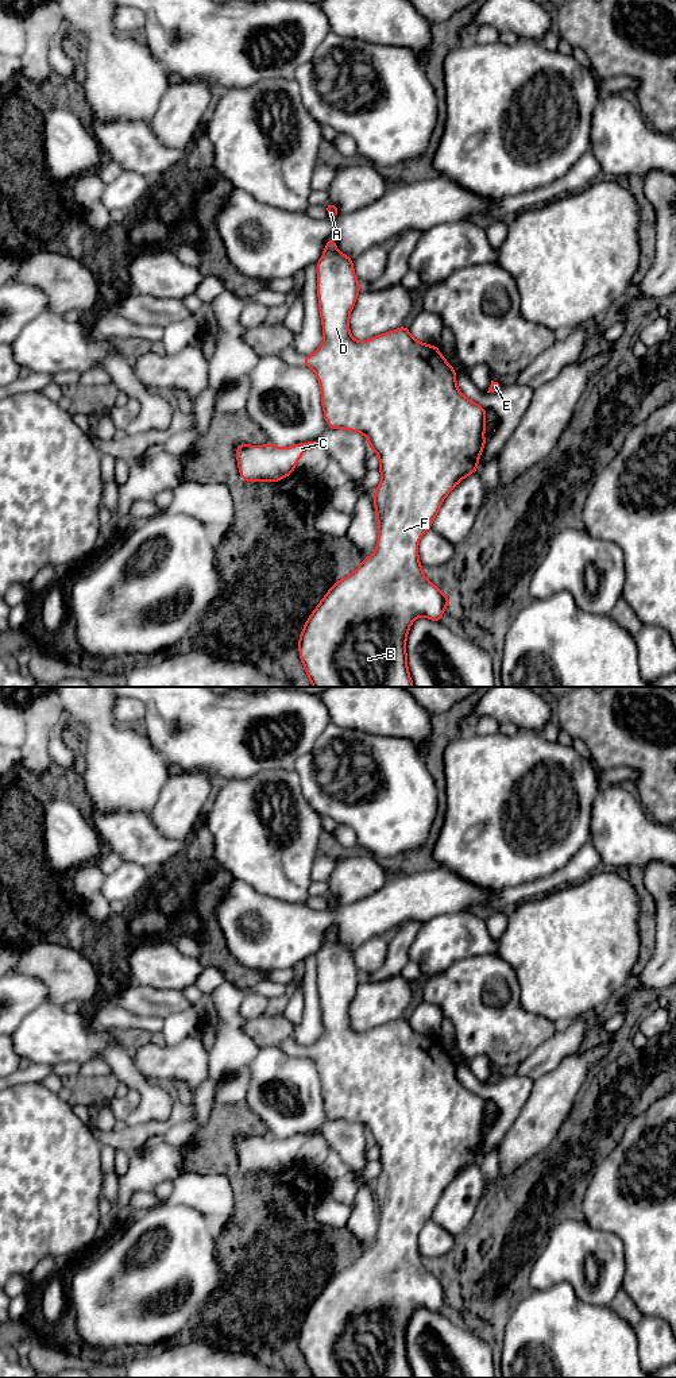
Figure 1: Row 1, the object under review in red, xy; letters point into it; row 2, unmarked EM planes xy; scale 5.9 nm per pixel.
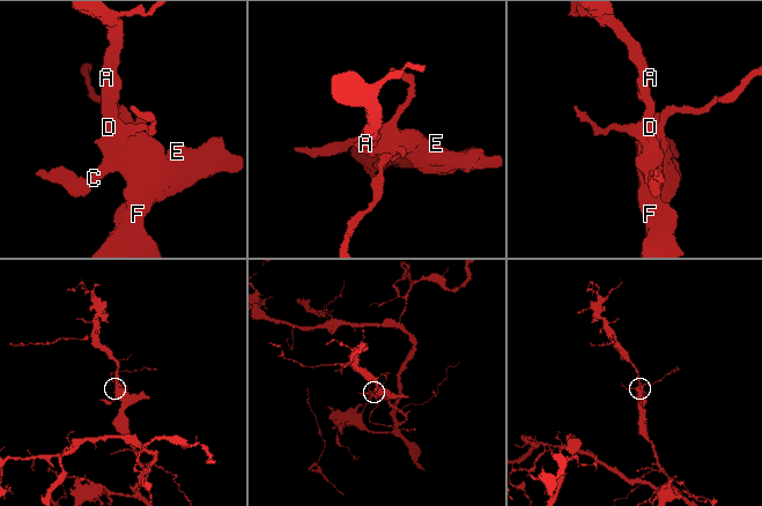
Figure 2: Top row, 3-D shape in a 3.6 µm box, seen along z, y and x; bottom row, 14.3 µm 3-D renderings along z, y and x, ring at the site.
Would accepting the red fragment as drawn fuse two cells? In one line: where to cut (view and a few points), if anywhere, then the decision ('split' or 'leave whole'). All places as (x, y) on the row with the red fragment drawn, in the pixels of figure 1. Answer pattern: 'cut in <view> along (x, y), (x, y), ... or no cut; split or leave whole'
no cut; leave whole

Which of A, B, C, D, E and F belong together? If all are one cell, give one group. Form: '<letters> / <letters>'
A B C D E F

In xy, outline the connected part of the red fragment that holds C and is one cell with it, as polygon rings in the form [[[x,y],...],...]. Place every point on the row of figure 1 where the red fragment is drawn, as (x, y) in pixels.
[[[308,441],[287,448],[279,448],[271,443],[266,445],[237,444],[239,474],[246,482],[278,482],[291,475],[300,458],[316,444],[316,441]]]

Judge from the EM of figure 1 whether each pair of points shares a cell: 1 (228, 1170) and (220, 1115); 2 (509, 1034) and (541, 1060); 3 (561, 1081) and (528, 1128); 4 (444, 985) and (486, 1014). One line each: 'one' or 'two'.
1: one
2: two
3: one
4: one

